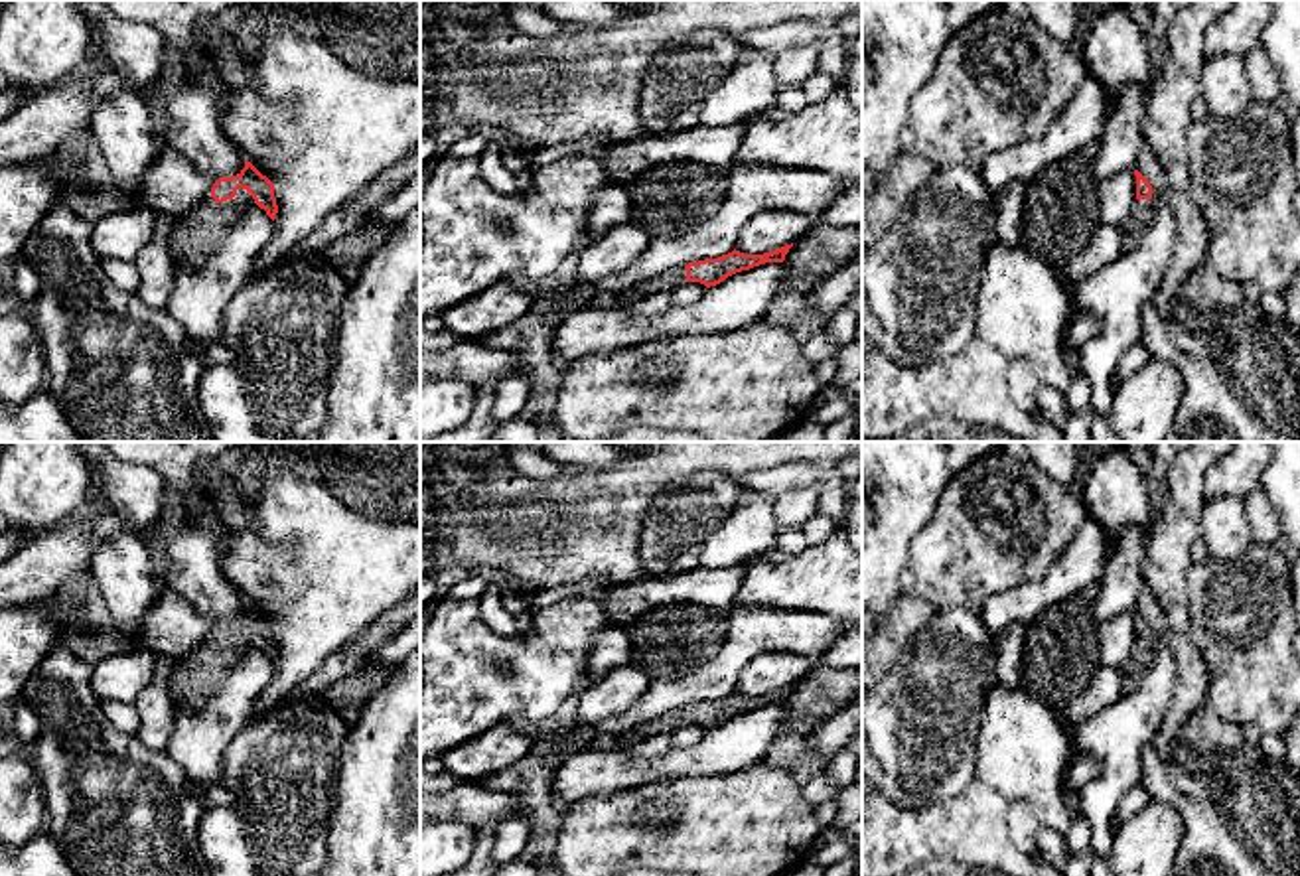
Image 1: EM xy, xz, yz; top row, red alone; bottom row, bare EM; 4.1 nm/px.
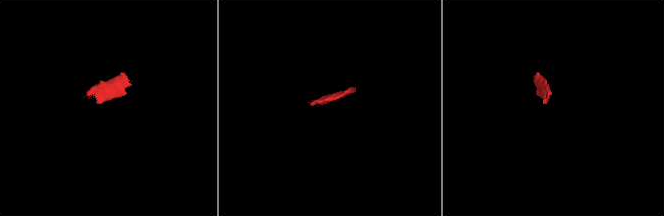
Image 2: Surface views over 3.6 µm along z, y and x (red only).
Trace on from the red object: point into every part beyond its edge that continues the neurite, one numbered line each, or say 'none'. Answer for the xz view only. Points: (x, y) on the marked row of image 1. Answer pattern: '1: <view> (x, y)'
1: xz (677, 277)

